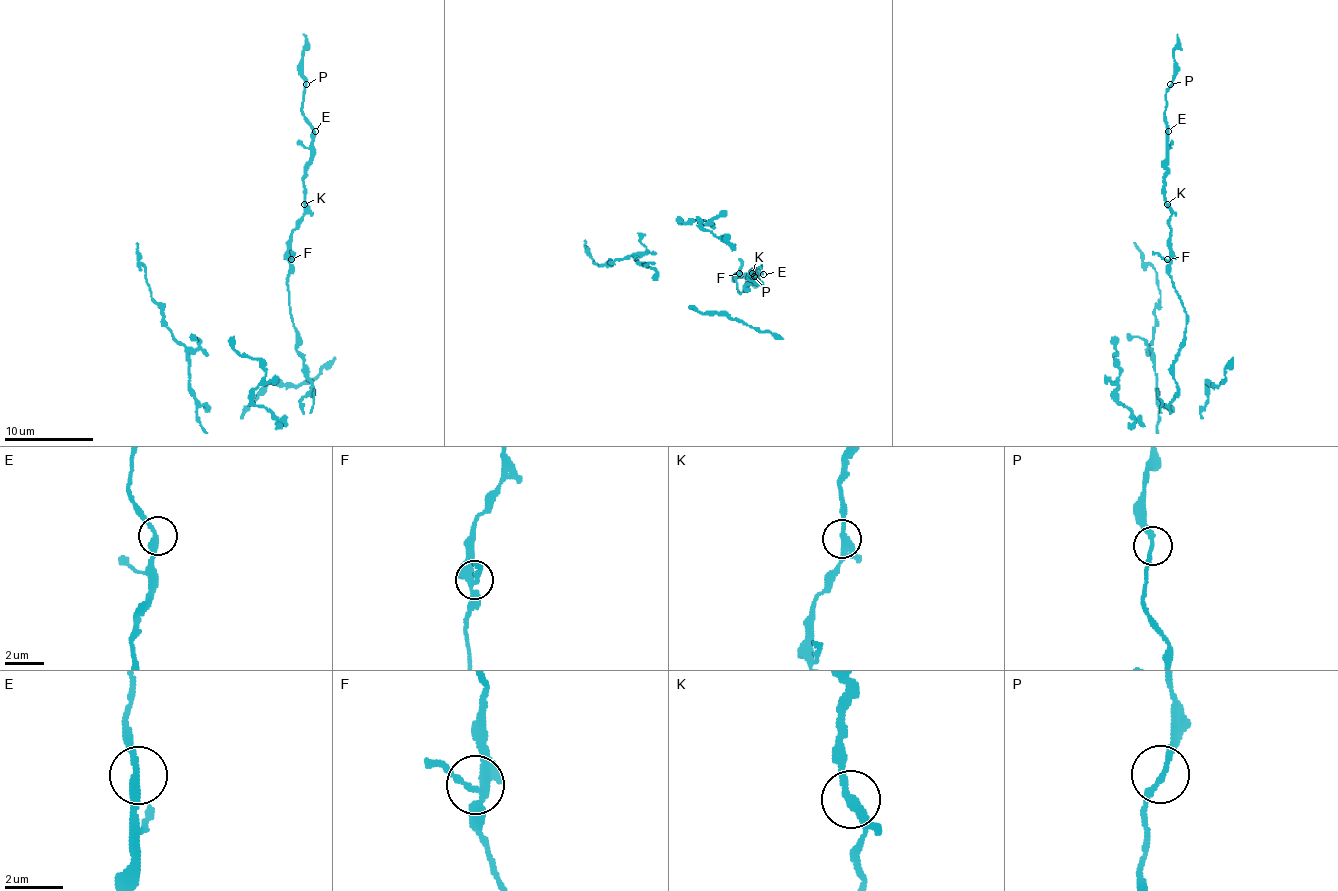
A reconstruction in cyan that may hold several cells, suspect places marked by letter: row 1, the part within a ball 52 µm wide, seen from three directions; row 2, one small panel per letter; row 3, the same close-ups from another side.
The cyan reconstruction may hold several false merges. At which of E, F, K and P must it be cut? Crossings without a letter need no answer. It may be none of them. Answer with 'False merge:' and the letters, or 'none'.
False merge: none

